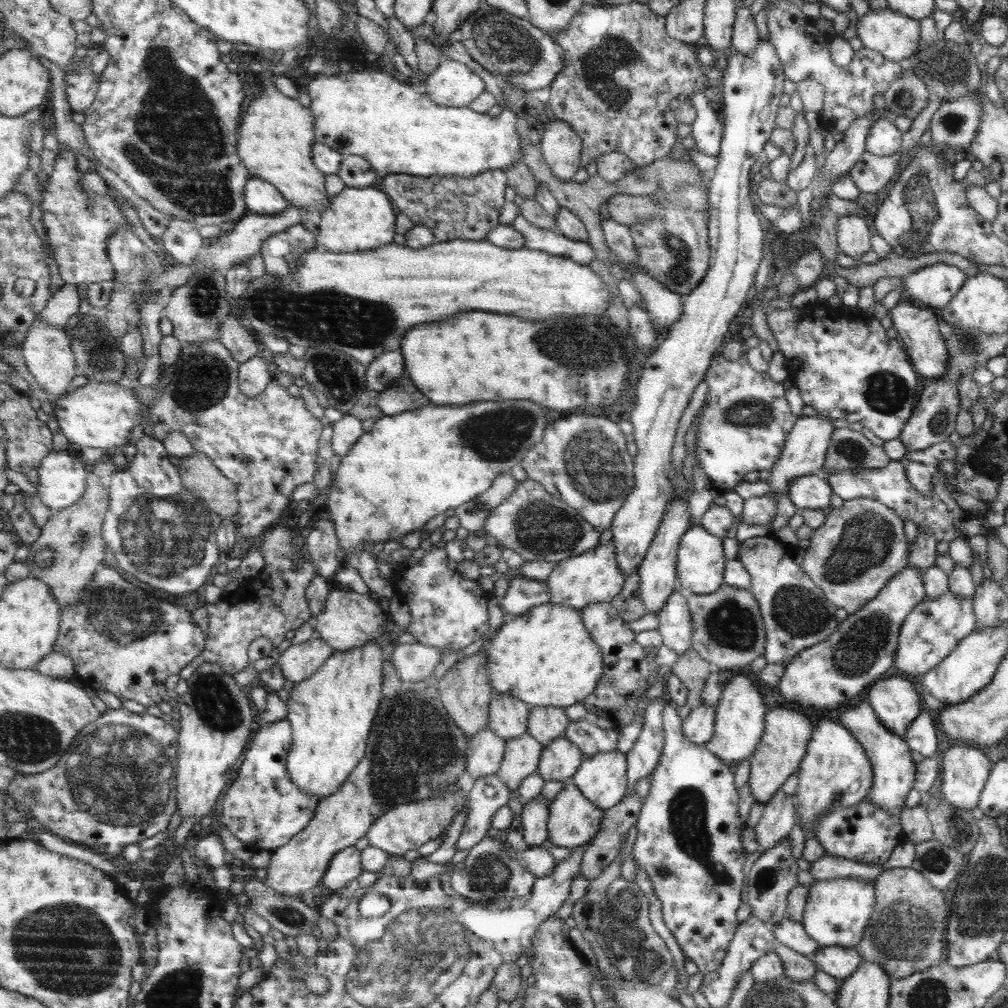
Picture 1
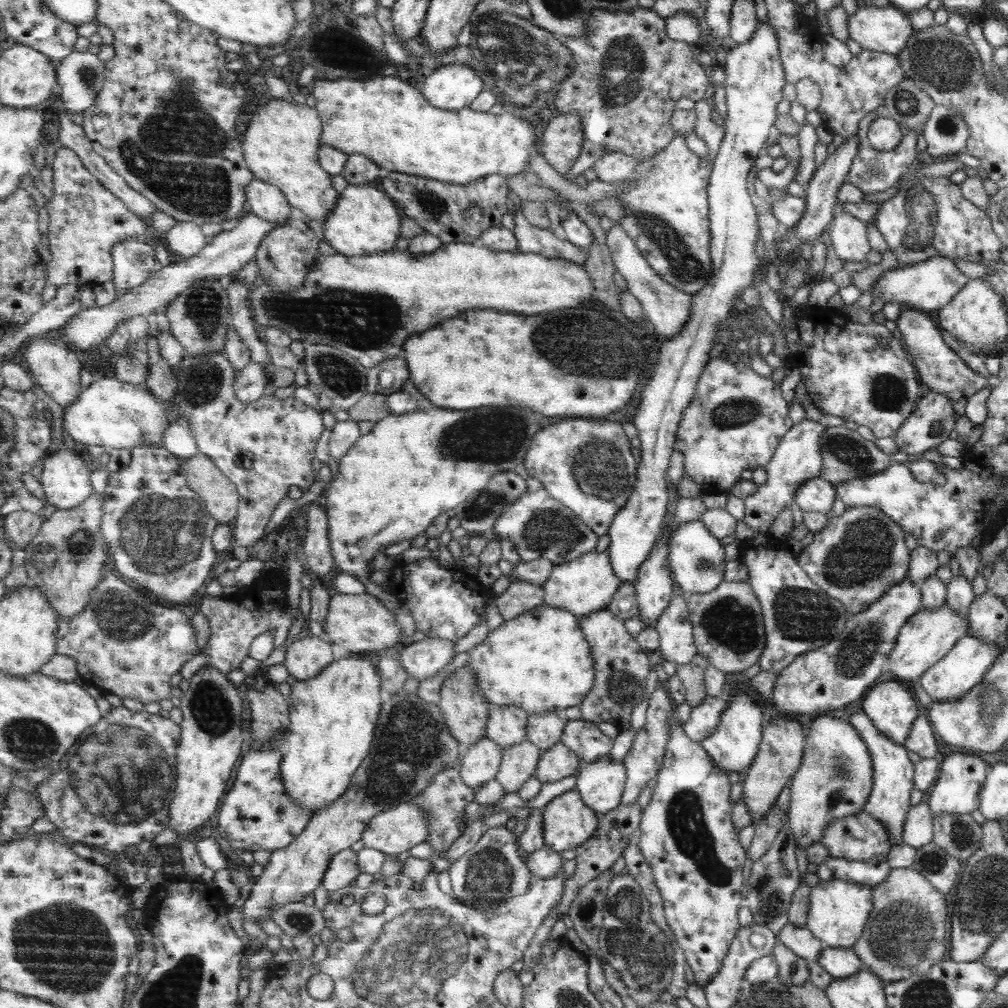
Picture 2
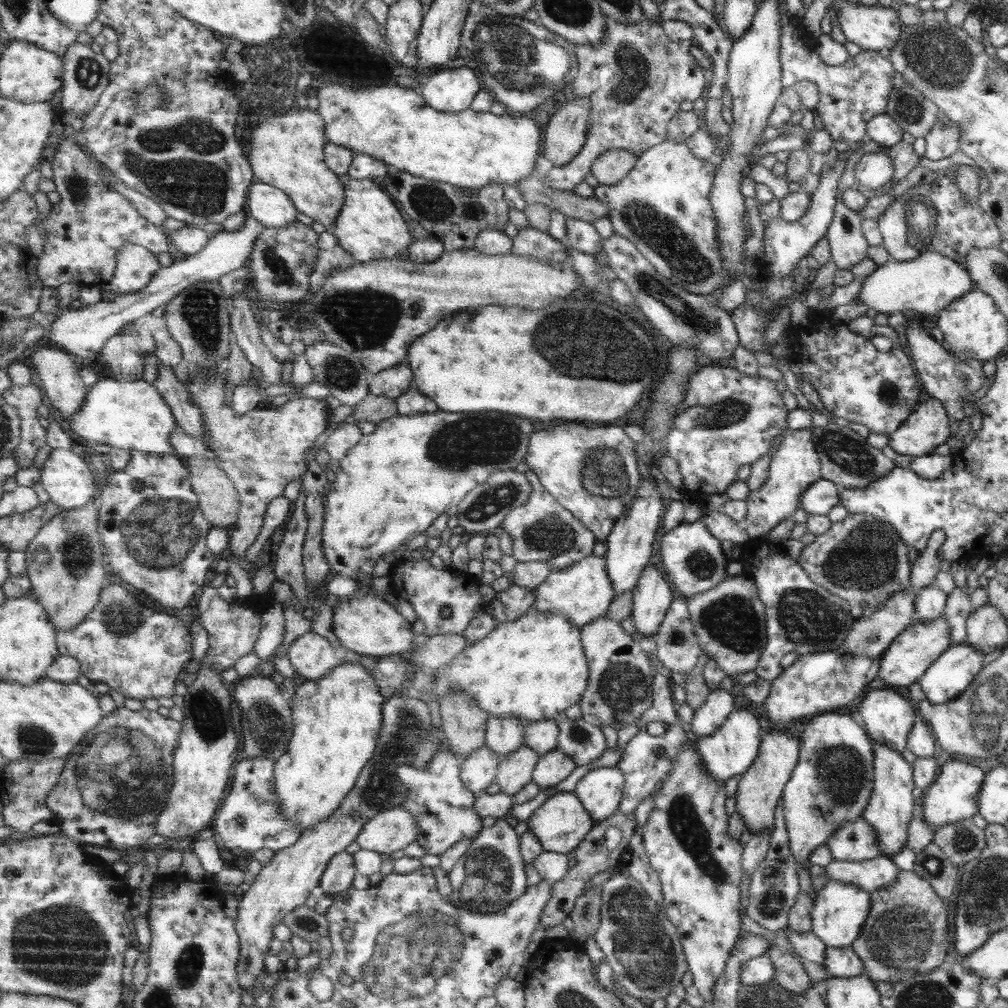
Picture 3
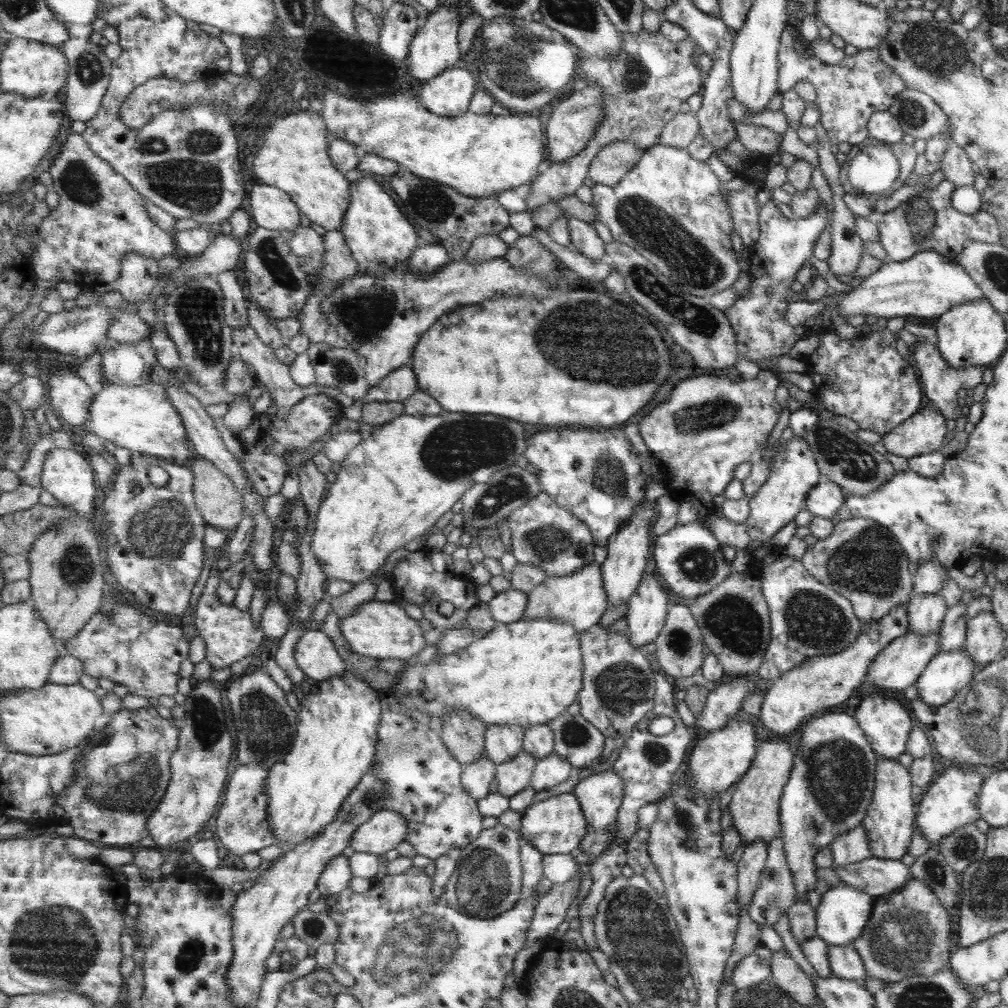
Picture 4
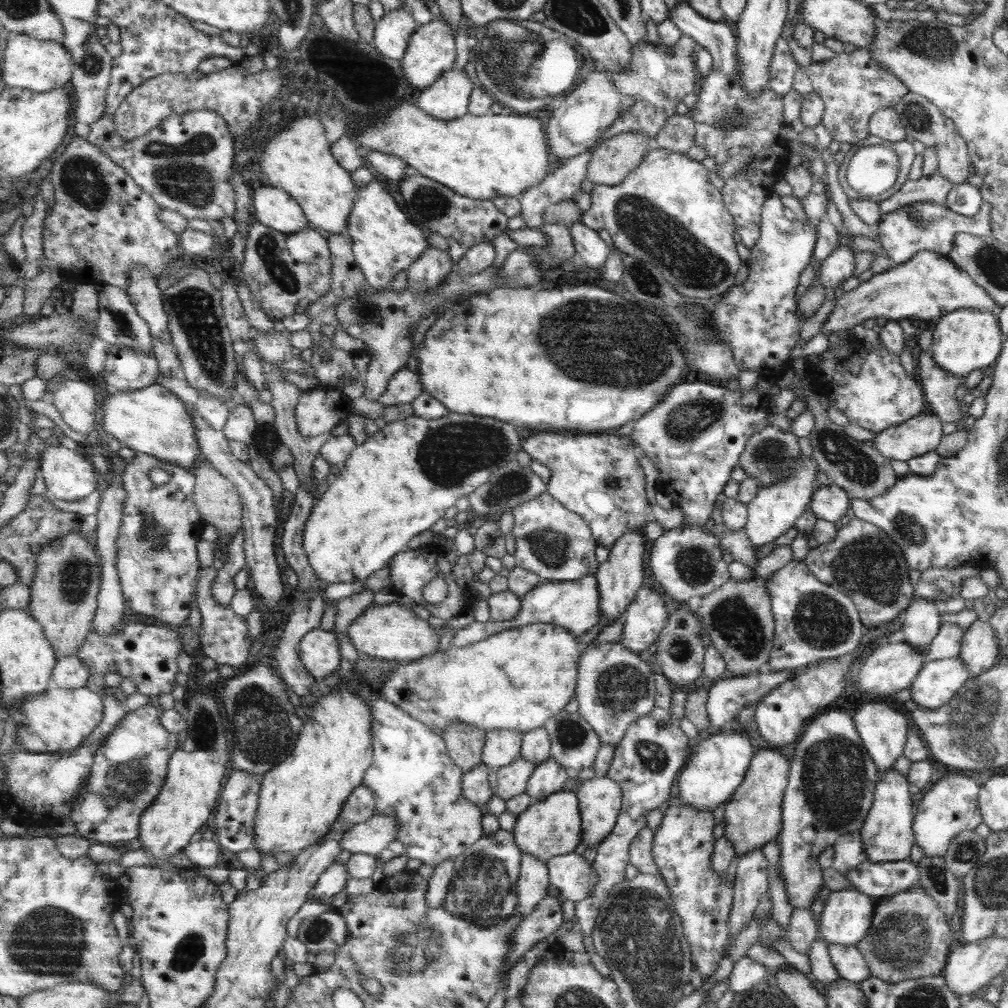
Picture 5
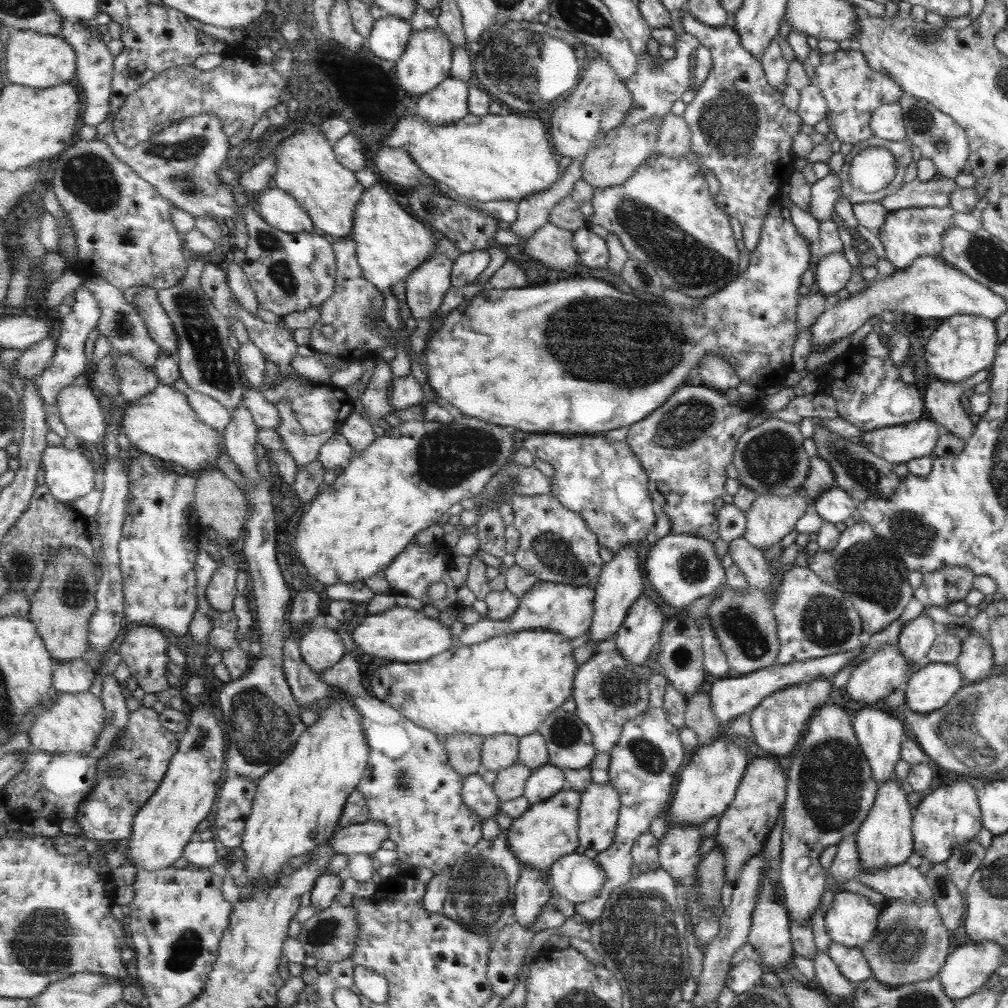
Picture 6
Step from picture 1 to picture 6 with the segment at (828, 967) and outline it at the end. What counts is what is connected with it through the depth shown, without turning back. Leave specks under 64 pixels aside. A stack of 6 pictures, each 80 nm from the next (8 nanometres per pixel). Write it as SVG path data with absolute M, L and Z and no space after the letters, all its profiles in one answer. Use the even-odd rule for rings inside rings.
M831 941L826 956L835 964L835 967L852 984L867 980L872 976L865 958L858 948L849 948Z

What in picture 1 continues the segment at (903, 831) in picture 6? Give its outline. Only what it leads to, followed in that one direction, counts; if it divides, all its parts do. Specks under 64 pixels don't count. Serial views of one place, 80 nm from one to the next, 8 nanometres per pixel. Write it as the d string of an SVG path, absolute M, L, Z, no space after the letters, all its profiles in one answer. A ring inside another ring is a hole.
M858 701L856 704L849 706L838 722L841 723L853 738L858 742L860 747L864 750L867 760L870 762L873 779L870 790L868 791L868 797L870 801L880 809L891 813L892 815L899 816L900 810L905 807L903 800L905 800L907 792L911 790L914 781L916 763L911 760L910 748L905 744L905 741L900 736L895 736L892 732L889 732L875 716L871 705L866 701Z

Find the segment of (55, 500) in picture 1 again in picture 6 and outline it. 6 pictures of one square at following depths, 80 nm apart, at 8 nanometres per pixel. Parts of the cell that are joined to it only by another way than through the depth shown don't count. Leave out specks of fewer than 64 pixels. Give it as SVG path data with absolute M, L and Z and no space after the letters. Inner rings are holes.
M62 445L45 450L42 466L46 484L57 500L70 504L94 491L96 468L85 454L82 448L67 450Z

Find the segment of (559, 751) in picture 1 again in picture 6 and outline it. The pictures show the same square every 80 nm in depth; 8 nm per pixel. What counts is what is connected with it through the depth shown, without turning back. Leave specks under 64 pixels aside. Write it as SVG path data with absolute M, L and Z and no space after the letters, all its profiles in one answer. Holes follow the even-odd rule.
M550 762L532 771L526 784L525 798L531 804L542 803L561 792L567 784L567 771Z

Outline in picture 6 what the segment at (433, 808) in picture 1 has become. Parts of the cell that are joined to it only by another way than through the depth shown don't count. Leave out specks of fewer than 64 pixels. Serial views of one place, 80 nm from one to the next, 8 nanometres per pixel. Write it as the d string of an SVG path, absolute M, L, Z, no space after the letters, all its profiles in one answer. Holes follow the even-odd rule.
M369 819L363 824L337 828L331 838L331 846L337 854L373 855L389 839L389 827L382 822Z

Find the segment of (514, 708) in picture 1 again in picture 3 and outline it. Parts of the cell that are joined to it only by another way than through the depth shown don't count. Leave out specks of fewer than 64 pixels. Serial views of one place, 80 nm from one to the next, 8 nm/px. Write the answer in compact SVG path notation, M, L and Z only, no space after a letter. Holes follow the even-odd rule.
M514 716L489 718L486 744L499 757L518 751L519 748L526 744L525 722Z

